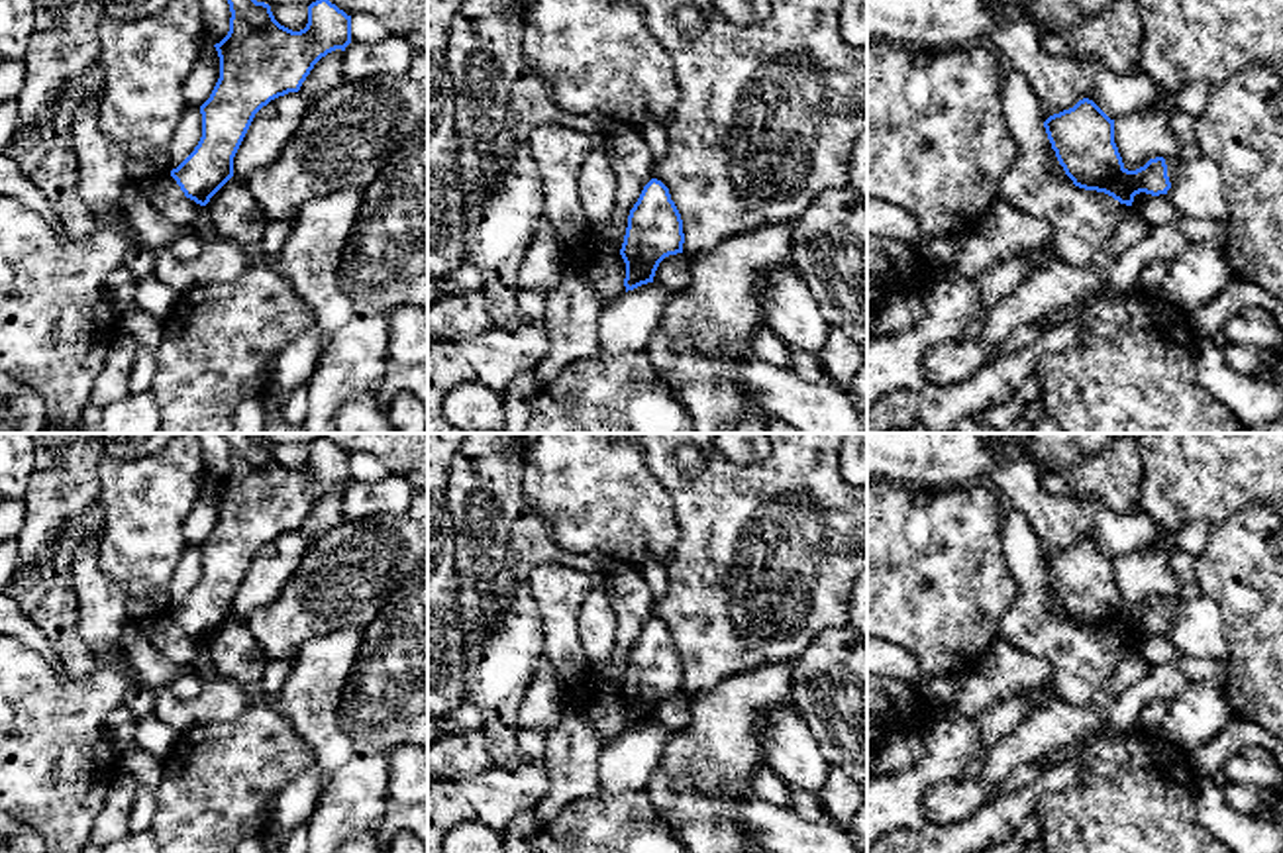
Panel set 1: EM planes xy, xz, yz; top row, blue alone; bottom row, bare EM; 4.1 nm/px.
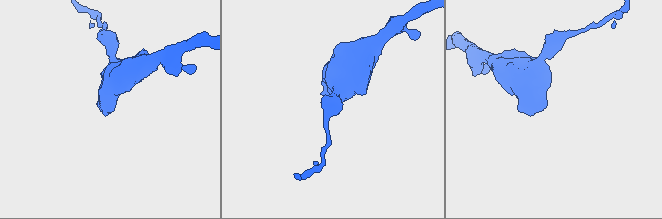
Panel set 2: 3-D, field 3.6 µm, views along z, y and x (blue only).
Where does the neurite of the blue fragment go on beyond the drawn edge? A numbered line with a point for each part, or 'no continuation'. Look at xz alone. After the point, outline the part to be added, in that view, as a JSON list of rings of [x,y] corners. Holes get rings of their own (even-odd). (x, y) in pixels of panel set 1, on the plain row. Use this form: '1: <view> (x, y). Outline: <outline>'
no continuation

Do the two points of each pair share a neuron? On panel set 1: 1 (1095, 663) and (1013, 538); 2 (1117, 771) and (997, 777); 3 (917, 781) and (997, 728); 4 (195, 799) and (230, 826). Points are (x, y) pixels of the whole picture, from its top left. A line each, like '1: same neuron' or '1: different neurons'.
1: same neuron
2: different neurons
3: different neurons
4: same neuron

